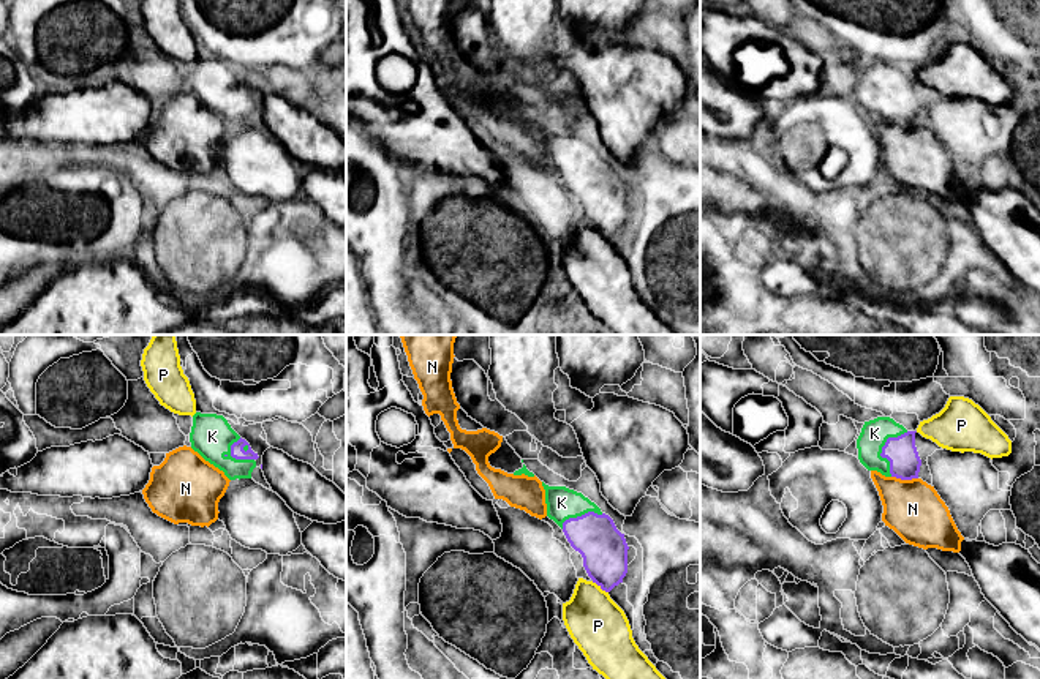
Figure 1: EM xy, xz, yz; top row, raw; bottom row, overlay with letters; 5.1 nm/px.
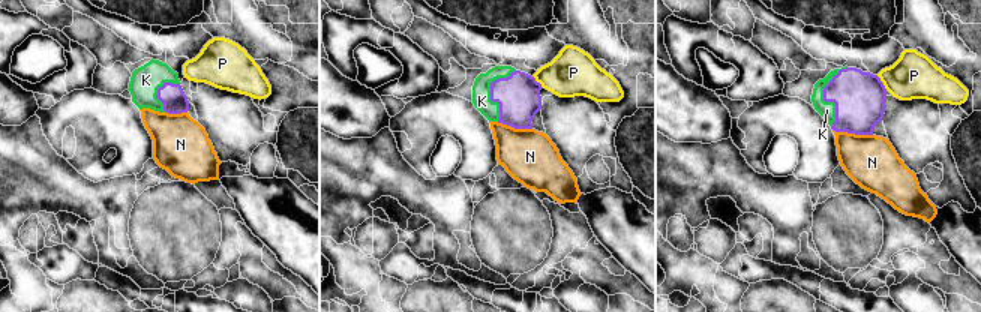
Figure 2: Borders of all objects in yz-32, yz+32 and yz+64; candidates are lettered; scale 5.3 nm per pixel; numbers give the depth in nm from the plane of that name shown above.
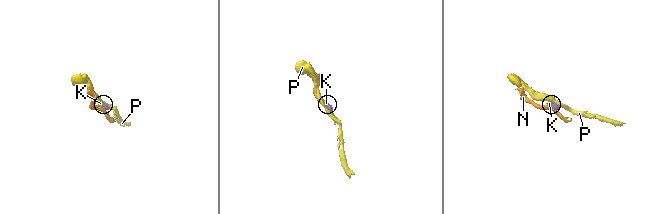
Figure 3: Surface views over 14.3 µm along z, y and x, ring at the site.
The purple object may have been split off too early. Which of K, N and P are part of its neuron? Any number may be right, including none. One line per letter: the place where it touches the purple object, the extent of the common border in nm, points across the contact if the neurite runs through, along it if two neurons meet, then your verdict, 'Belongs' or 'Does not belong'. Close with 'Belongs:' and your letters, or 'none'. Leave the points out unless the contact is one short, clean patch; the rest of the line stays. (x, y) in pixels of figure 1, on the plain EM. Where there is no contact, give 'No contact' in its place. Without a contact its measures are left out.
K: Touches purple at yz (882, 95). Shared border 240 nm. Path across: yz (904, 109), (882, 95), (882, 87), (874, 79). Belongs
N: Touches purple at yz (904, 125). Shared border 140 nm. Boundary: yz (892, 122), (917, 125). Does not belong
P: Touches purple at xz (599, 231). Shared border 110 nm. Boundary: xz (591, 228), (607, 239). Does not belong
Belongs: K

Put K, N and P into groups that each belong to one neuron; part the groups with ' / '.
K / N / P

